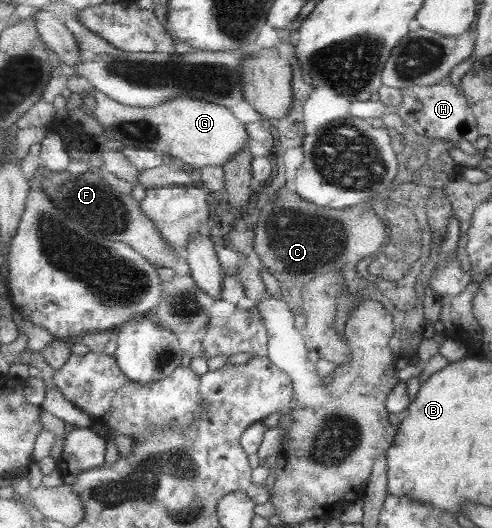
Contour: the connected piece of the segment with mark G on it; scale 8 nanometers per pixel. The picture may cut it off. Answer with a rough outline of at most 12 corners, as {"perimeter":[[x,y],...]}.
{"perimeter":[[91,90],[102,140],[225,166],[250,138],[189,96],[126,106]]}

